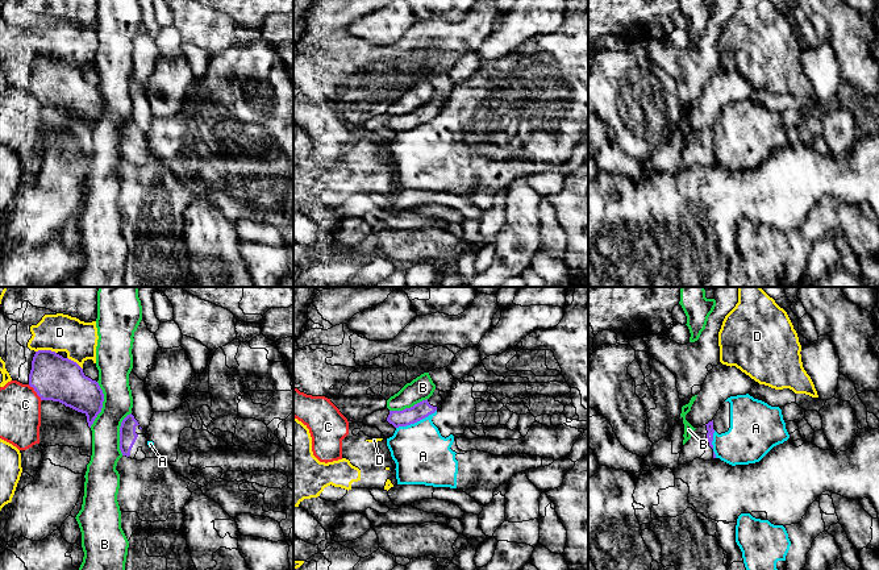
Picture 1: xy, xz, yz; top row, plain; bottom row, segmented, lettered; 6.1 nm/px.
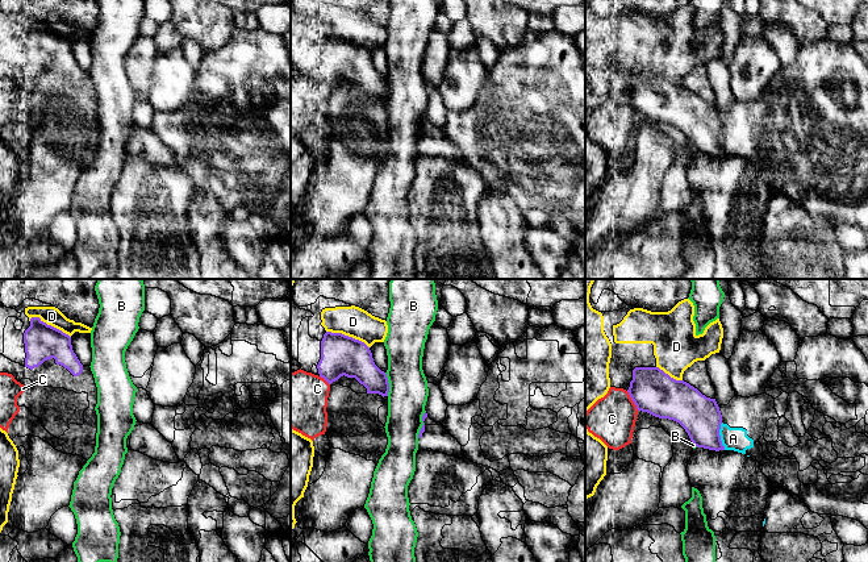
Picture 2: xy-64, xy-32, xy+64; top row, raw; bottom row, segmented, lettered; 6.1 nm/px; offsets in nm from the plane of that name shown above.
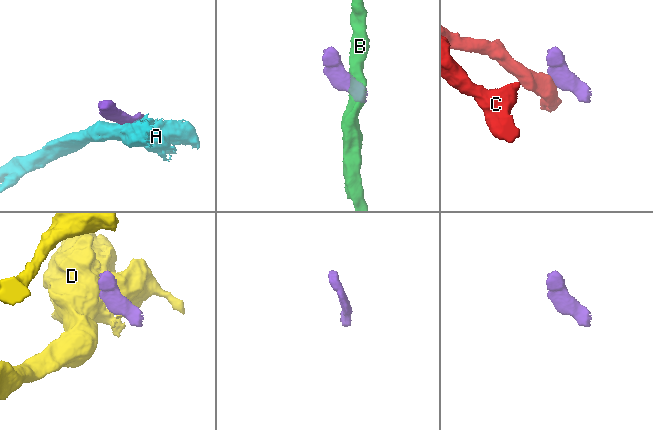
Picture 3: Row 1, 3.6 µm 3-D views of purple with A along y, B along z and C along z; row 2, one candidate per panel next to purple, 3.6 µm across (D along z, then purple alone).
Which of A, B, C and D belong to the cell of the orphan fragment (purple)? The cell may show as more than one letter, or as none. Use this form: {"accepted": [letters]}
{"accepted": []}

